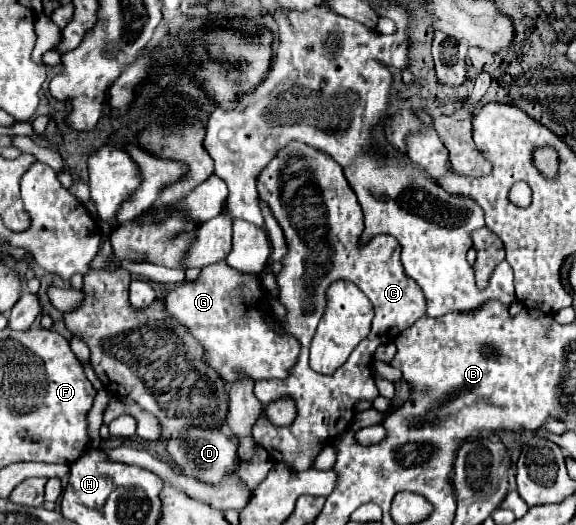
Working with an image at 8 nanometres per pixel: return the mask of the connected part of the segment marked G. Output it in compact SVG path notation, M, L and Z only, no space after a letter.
M217 261L201 269L197 281L183 281L165 295L165 315L171 321L187 327L187 331L199 341L205 351L205 365L209 365L225 381L227 387L233 385L237 379L285 379L291 375L291 369L299 359L301 343L291 333L267 323L267 311L261 303L263 297L265 289L257 273L241 273L227 265L227 261Z

